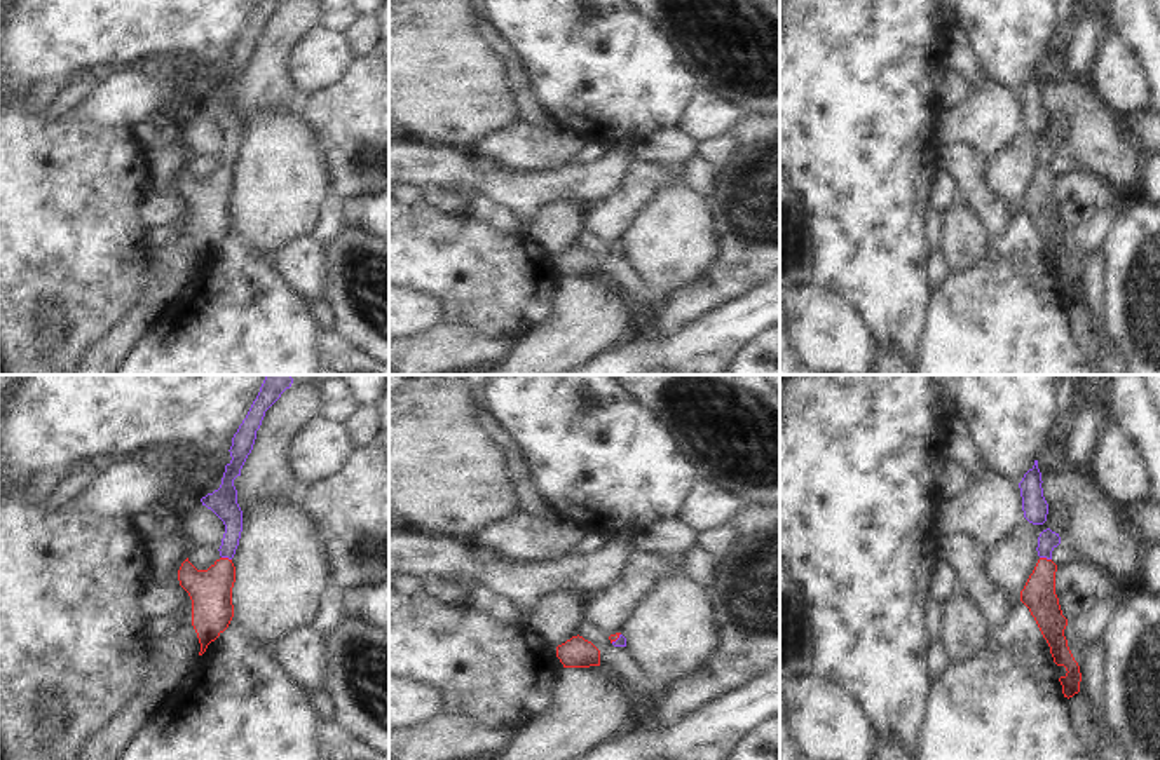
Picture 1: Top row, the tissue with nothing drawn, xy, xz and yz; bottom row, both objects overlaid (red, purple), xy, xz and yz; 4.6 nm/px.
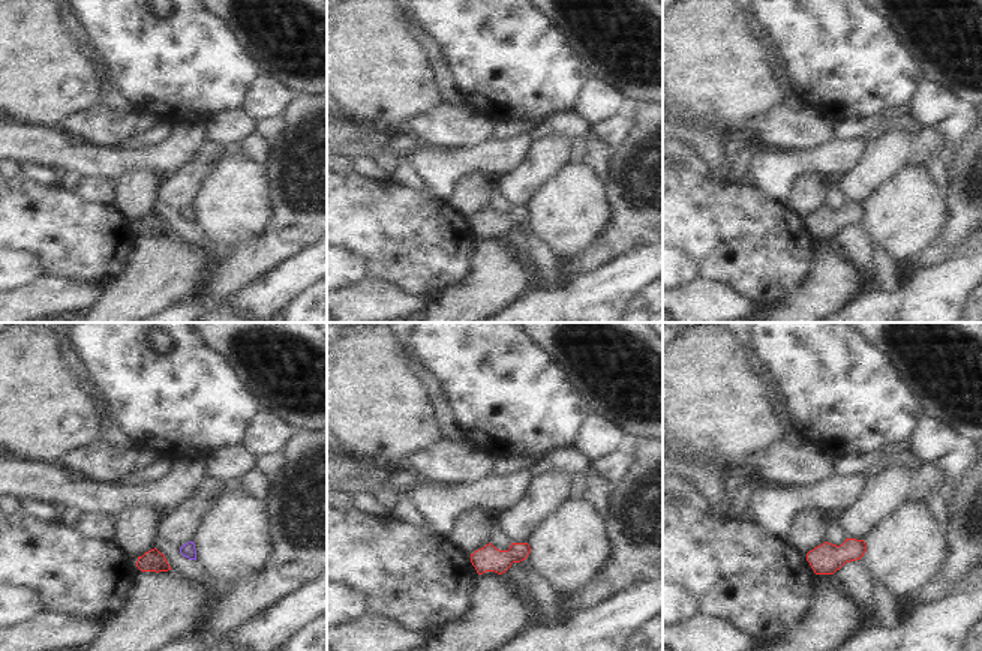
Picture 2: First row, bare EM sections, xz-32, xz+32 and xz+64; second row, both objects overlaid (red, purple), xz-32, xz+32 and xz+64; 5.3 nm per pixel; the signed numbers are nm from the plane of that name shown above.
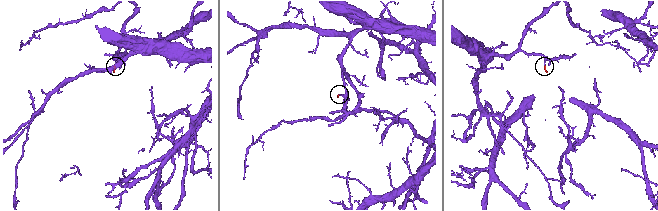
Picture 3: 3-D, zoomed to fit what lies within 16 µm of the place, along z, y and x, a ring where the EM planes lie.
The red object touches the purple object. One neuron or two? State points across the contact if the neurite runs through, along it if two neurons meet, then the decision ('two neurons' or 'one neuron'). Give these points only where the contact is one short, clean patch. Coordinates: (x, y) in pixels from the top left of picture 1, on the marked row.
across yz (1038, 595), (1045, 558), (1047, 541) | one neuron

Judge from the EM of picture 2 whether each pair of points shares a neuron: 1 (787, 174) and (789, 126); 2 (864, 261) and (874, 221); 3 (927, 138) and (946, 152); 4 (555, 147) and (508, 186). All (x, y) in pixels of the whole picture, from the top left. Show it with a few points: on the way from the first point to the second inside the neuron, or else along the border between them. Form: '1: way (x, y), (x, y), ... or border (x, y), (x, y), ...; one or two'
1: border (823, 141), (807, 147), (768, 146); two
2: border (859, 224), (874, 242); two
3: way (931, 143), (942, 147); one
4: way (543, 159), (520, 182); one

